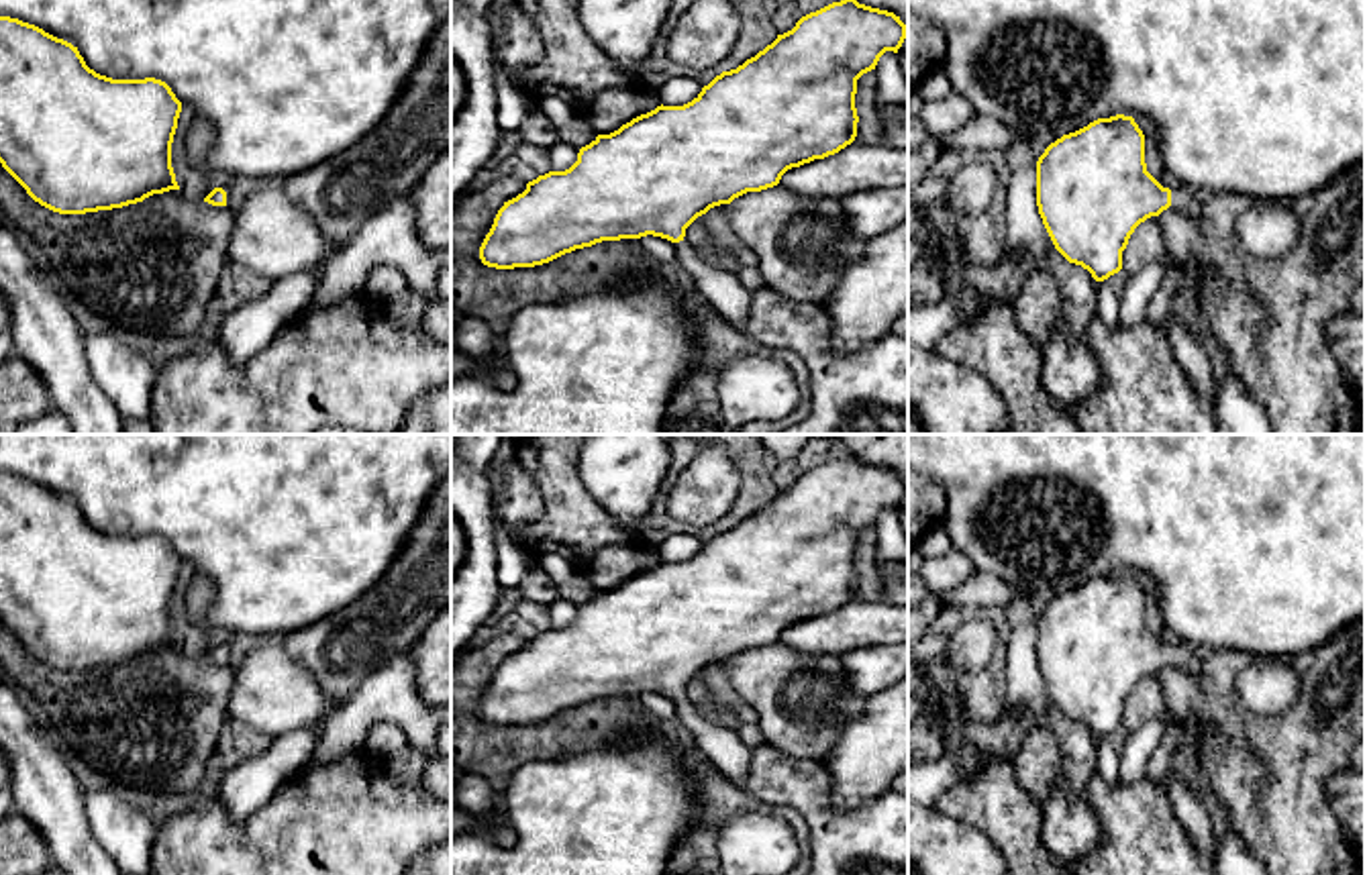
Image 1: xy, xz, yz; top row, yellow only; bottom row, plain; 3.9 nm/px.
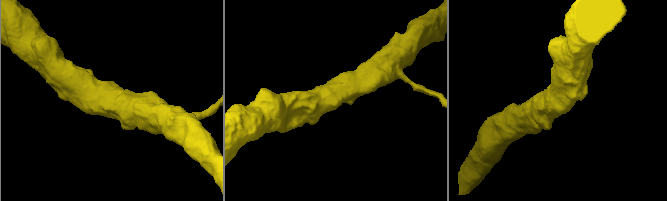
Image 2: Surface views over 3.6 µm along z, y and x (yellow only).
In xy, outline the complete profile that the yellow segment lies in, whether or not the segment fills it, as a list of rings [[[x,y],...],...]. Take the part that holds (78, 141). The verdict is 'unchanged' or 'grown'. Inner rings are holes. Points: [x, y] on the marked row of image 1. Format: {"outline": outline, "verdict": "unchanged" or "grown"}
{"outline": [[[0,16],[0,163],[41,206],[86,214],[180,190],[171,167],[180,112],[165,82],[100,75],[71,43]]], "verdict": "unchanged"}

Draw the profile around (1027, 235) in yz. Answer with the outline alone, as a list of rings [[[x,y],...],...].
[[[1037,165],[1014,169],[1006,196],[1006,247],[1008,255],[1043,259],[1055,245],[1037,206]]]

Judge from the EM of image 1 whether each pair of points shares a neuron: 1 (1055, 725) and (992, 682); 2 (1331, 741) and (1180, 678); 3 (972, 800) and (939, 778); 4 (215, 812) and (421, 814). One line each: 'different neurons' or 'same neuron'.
1: different neurons
2: same neuron
3: different neurons
4: same neuron

